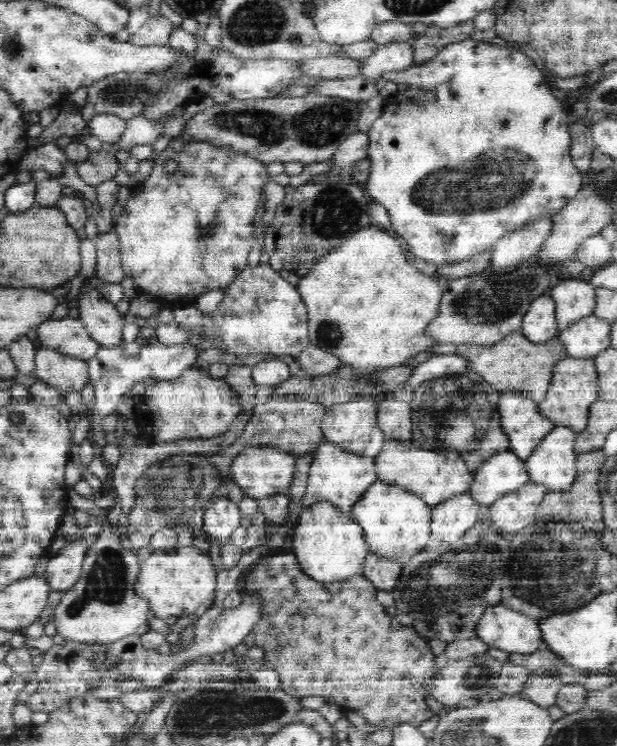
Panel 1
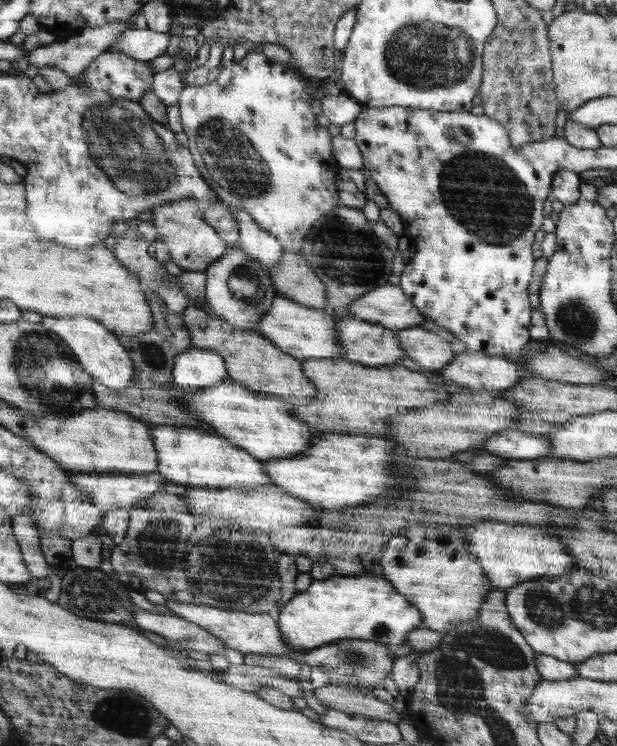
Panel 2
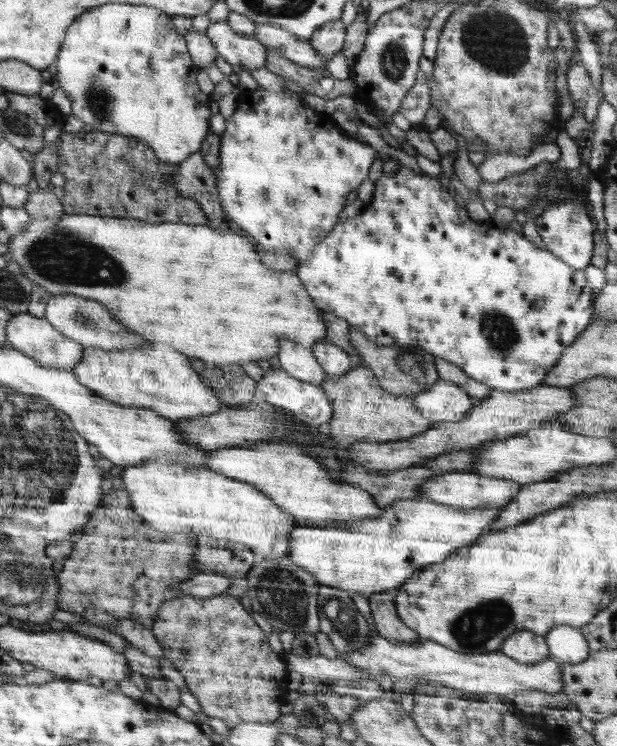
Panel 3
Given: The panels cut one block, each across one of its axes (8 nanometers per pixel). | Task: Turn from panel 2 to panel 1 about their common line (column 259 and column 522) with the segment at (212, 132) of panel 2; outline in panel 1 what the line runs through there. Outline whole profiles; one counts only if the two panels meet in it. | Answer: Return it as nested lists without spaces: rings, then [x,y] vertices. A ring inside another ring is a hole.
[[[466,39],[446,45],[434,58],[422,65],[410,66],[406,70],[390,71],[381,74],[384,81],[391,80],[396,84],[405,84],[412,90],[414,104],[388,104],[367,131],[370,174],[363,185],[366,195],[384,206],[391,220],[391,232],[400,236],[410,254],[420,260],[426,260],[440,266],[449,262],[458,262],[492,248],[507,232],[518,229],[522,224],[532,223],[538,217],[554,216],[560,212],[582,188],[582,172],[573,163],[570,155],[572,135],[566,110],[558,98],[552,94],[552,86],[544,79],[544,73],[532,62],[532,59],[514,46],[500,46],[492,43],[479,43]]]

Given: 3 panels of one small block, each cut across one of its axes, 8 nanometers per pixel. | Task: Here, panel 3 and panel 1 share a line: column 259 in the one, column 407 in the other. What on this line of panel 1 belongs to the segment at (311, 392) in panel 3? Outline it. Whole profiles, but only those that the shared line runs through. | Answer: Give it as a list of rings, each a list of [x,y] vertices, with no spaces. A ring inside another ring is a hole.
[[[461,354],[432,355],[426,362],[422,362],[415,368],[412,376],[404,382],[405,389],[414,392],[425,380],[439,379],[444,375],[466,371],[469,364],[470,361]]]

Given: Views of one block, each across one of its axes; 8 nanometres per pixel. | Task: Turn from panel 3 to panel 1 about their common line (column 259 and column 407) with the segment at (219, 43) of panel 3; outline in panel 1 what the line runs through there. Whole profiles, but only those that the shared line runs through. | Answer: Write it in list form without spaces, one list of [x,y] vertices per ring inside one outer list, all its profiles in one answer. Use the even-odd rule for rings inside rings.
[[[412,40],[378,45],[374,54],[360,60],[360,77],[379,83],[384,82],[381,74],[390,71],[401,71],[414,66],[414,47]]]

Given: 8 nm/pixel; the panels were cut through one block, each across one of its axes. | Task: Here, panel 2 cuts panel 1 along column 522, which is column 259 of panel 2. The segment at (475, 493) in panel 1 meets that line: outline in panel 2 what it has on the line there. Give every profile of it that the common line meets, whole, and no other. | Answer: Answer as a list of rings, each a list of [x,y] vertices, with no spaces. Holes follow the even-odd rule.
[[[156,425],[152,440],[158,449],[158,471],[170,482],[206,489],[250,488],[272,485],[263,459],[230,444],[224,437],[200,429]]]

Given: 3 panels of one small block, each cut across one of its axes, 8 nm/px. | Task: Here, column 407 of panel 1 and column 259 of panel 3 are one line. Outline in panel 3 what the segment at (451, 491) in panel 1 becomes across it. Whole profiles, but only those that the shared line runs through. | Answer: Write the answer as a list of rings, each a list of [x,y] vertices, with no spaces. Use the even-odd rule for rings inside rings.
[[[269,441],[264,446],[250,448],[224,447],[207,456],[207,468],[228,478],[254,485],[301,523],[315,526],[351,523],[383,514],[383,508],[376,504],[371,493],[336,478],[333,470],[324,462],[301,452],[300,446],[294,442]]]

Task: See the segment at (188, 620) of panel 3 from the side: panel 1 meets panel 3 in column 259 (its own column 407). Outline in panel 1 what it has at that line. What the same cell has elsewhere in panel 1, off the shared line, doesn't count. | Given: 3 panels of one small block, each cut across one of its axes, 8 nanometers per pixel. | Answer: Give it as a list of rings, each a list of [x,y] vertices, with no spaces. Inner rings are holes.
[[[276,552],[266,556],[263,561],[256,564],[256,568],[246,576],[246,584],[244,584],[243,592],[252,591],[254,595],[258,595],[262,599],[262,618],[256,622],[252,630],[242,640],[247,648],[258,646],[264,650],[264,658],[262,659],[262,667],[272,669],[280,673],[280,688],[287,692],[290,696],[300,699],[304,696],[322,696],[327,703],[337,704],[345,712],[359,712],[368,722],[372,722],[376,727],[386,727],[393,730],[395,726],[408,722],[414,726],[419,726],[424,720],[430,720],[433,714],[431,708],[426,706],[426,692],[431,690],[431,680],[436,672],[436,656],[430,652],[426,640],[414,630],[414,628],[406,628],[402,624],[398,624],[394,618],[390,618],[390,614],[380,606],[380,602],[376,599],[378,589],[371,584],[368,579],[356,575],[348,580],[334,581],[333,583],[322,583],[314,577],[307,576],[301,570],[298,559],[294,553]]]

